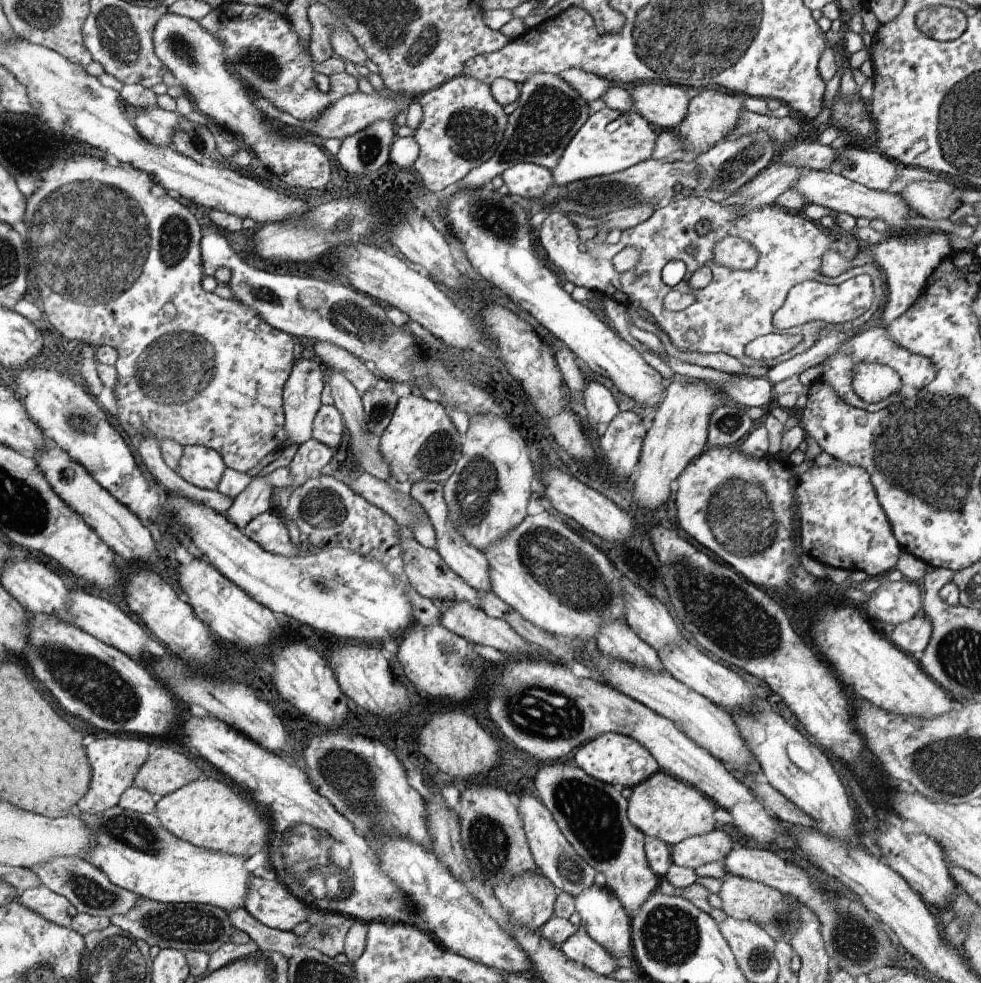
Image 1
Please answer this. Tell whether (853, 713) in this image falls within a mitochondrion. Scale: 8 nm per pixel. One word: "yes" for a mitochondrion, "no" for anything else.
no

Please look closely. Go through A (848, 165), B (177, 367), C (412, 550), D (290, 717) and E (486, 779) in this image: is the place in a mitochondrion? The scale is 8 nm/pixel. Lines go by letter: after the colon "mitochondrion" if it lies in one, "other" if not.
A: mitochondrion
B: mitochondrion
C: other
D: other
E: other

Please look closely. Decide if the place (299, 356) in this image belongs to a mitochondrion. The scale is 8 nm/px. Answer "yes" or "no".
no

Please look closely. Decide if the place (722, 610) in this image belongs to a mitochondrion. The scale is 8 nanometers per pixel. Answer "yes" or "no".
yes

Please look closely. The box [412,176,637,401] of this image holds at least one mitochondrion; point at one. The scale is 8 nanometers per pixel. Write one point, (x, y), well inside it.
(498, 220)

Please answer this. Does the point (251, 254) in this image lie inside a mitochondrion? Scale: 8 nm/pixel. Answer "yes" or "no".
no

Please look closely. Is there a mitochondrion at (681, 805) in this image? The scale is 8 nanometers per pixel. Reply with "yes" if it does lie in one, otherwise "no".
no

